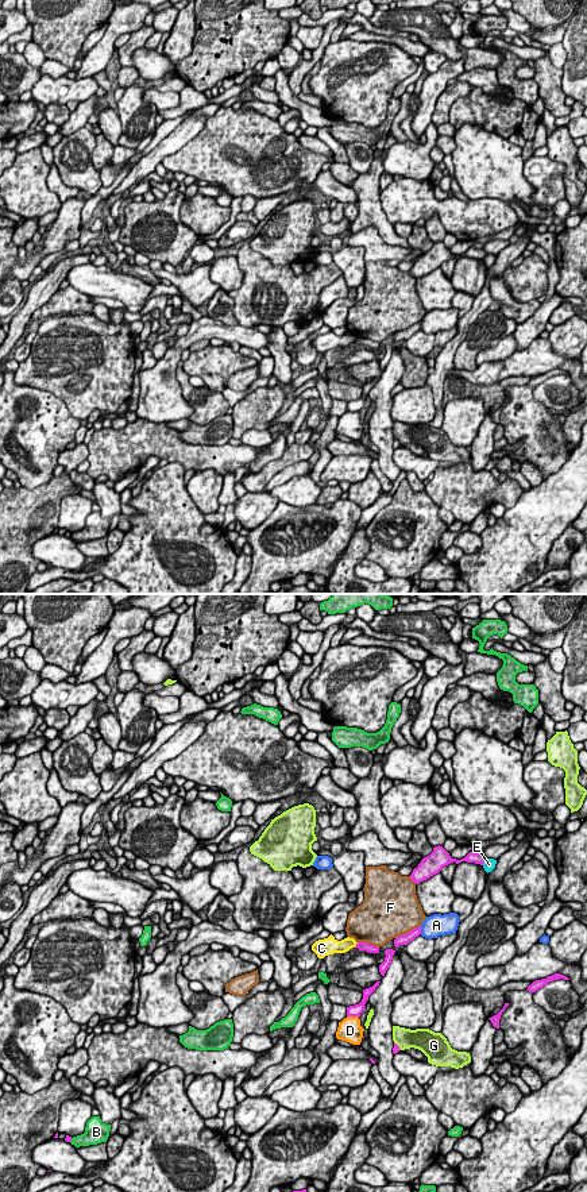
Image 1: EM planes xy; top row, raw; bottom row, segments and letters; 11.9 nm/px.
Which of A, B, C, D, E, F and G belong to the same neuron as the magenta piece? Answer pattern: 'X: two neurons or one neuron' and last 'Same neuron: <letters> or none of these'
A: two neurons
B: two neurons
C: two neurons
D: two neurons
E: two neurons
F: two neurons
G: two neurons
Same neuron: none of these

